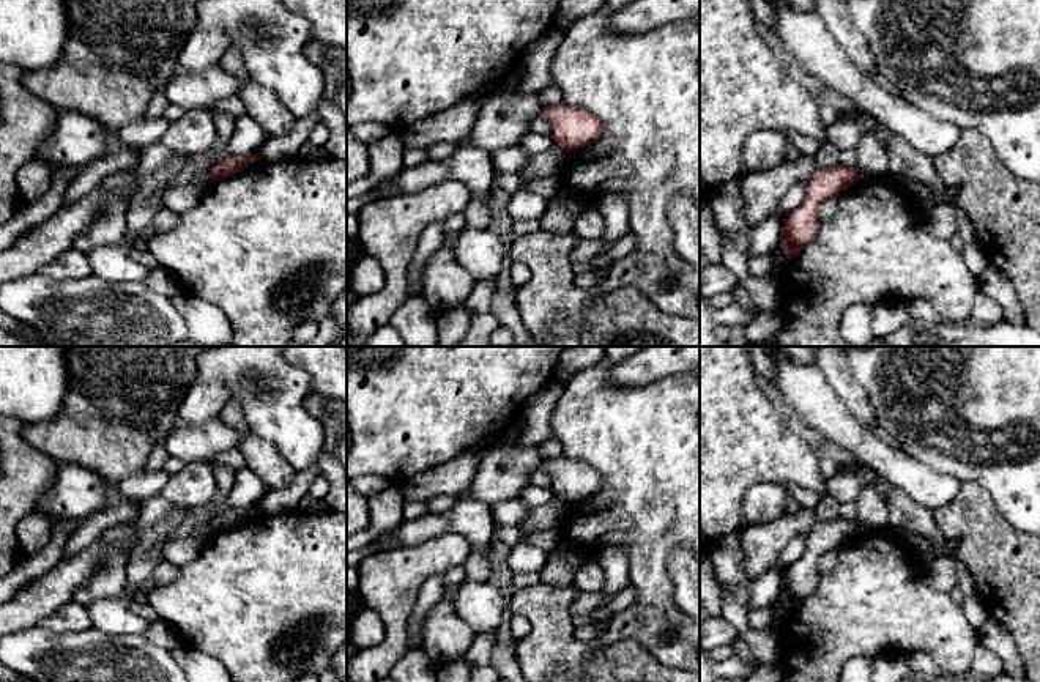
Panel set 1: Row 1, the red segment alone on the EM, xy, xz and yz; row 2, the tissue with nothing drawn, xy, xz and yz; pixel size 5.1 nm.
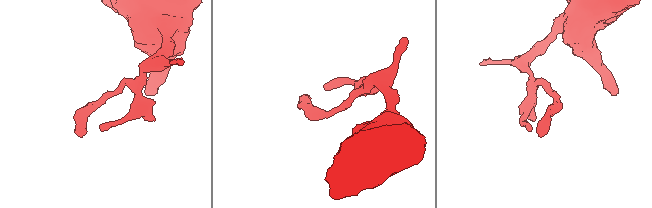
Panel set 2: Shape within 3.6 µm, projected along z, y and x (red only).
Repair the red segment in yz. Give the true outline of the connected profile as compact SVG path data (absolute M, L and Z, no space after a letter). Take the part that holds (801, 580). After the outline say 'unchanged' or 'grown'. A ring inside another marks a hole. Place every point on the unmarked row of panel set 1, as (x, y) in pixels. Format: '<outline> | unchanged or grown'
M837 518L832 521L819 521L813 524L805 537L804 554L786 565L785 583L780 587L778 599L788 613L816 591L821 575L818 573L818 559L856 536L857 520Z | unchanged

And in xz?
M563 454L542 460L540 469L552 477L552 488L567 506L583 501L602 488L602 476L591 465Z | unchanged

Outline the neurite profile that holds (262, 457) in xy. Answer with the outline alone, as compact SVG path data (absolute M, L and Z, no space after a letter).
M249 428L240 433L240 447L246 468L254 471L268 490L279 490L295 477L295 469L268 439L255 436Z

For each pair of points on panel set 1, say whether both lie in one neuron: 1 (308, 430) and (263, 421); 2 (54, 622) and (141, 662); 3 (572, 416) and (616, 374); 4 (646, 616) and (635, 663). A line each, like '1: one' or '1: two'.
1: one
2: two
3: two
4: two

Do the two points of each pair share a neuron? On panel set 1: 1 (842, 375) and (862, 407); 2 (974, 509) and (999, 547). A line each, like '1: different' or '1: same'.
1: same
2: same

